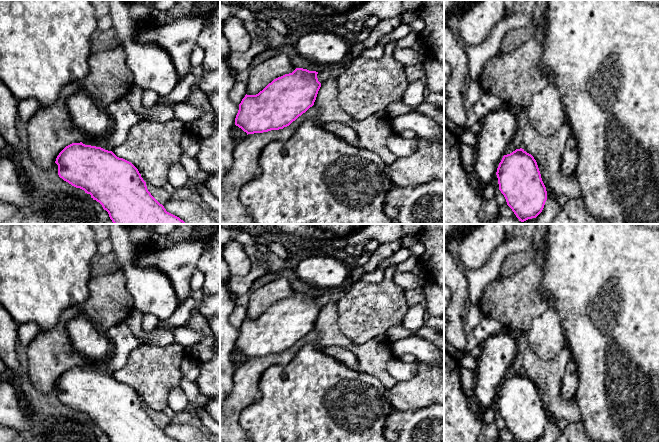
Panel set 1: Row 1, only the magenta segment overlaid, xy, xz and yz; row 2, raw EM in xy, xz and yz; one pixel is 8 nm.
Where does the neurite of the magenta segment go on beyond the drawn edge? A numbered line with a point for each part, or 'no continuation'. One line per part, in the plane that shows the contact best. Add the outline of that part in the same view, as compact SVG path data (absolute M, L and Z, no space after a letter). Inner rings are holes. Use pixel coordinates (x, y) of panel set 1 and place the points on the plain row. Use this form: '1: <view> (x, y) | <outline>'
no continuation

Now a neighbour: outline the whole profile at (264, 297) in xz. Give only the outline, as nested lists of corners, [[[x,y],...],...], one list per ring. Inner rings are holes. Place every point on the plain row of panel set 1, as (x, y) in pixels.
[[[278,277],[254,291],[247,306],[247,319],[256,319],[274,303],[292,297],[296,292],[286,278]]]

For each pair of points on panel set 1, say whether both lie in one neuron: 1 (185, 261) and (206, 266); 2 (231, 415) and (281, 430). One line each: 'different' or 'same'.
1: different
2: different

